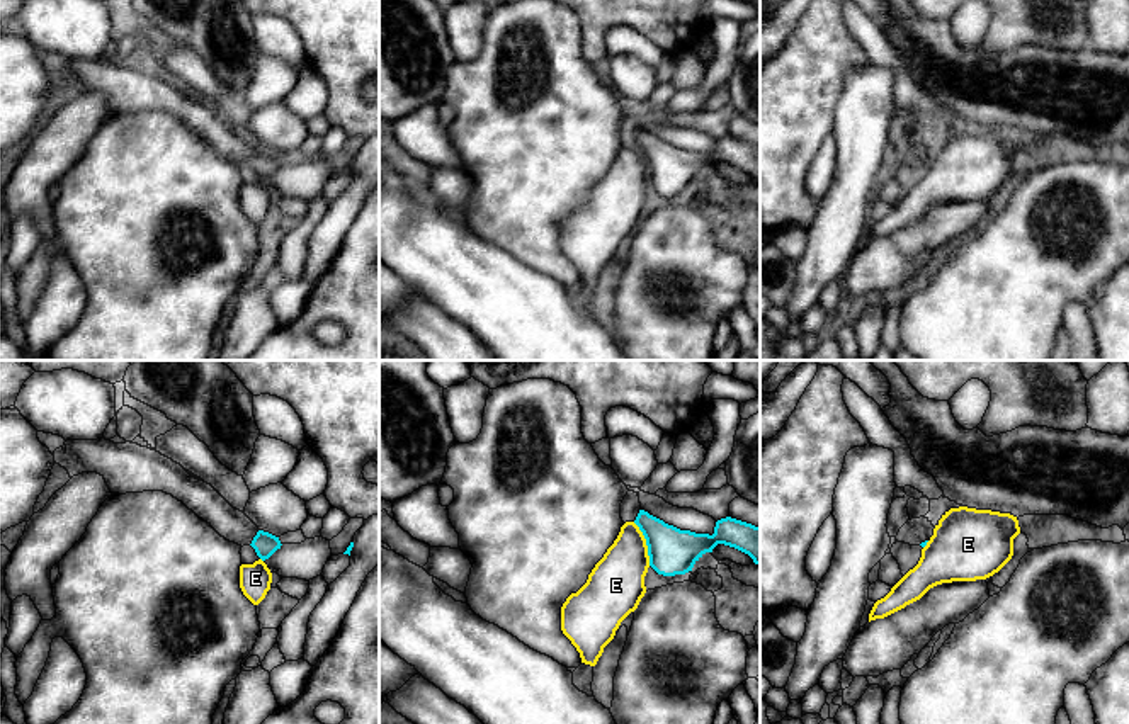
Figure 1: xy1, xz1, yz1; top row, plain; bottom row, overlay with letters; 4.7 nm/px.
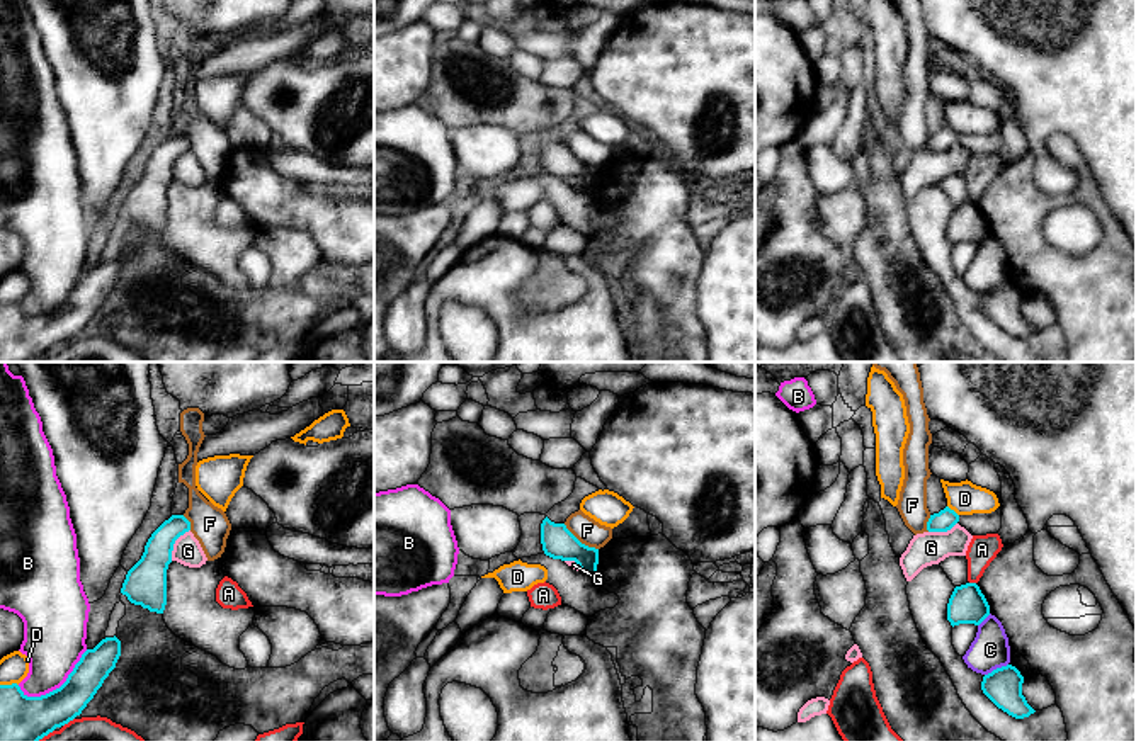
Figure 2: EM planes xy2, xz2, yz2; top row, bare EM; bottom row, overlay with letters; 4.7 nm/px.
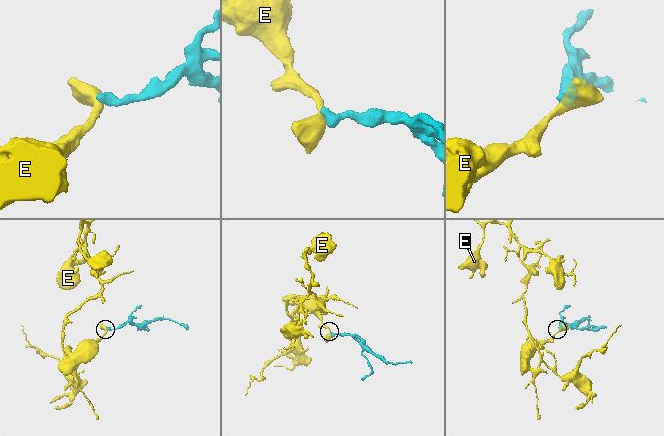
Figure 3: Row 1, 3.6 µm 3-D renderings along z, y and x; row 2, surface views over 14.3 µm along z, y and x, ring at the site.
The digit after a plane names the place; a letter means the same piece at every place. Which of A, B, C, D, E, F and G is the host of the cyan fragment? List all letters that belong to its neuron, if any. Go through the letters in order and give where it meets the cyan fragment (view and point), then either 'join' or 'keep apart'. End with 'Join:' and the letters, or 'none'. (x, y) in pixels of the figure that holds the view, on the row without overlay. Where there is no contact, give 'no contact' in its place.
A: meets cyan in yz2 at (973, 203); keep apart
B: meets cyan in xy2 at (56, 308); keep apart
C: meets cyan in yz2 at (997, 288); keep apart
D: meets cyan in yz2 at (953, 130); keep apart
E: meets cyan in xz1 at (646, 164); keep apart
F: meets cyan in xz2 at (579, 160); keep apart
G: meets cyan in xy2 at (174, 162); keep apart
Join: none

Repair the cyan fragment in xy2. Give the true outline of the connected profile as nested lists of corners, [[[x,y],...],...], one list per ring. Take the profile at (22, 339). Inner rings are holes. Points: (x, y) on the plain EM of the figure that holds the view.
[[[102,258],[87,269],[66,301],[41,316],[27,316],[17,303],[0,304],[0,362],[37,362],[73,340],[116,287],[121,260]]]

